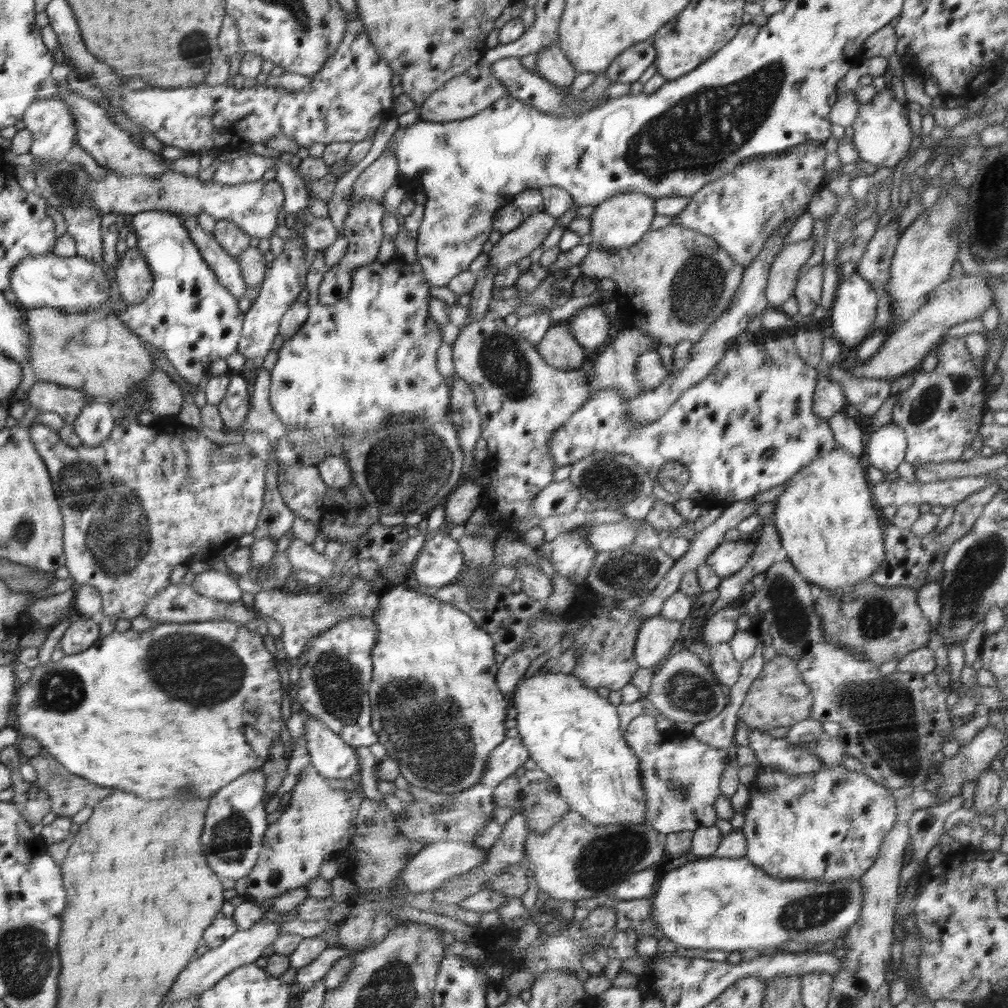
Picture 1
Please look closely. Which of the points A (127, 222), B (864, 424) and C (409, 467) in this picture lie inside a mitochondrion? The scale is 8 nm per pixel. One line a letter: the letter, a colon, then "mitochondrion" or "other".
A: other
B: other
C: mitochondrion

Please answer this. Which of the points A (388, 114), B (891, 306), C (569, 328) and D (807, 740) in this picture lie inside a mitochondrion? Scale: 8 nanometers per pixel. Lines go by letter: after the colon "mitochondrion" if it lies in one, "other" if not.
A: other
B: other
C: other
D: mitochondrion

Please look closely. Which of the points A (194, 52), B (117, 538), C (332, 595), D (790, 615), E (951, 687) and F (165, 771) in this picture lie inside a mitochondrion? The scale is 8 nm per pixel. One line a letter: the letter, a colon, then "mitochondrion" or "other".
A: mitochondrion
B: mitochondrion
C: other
D: mitochondrion
E: other
F: other

